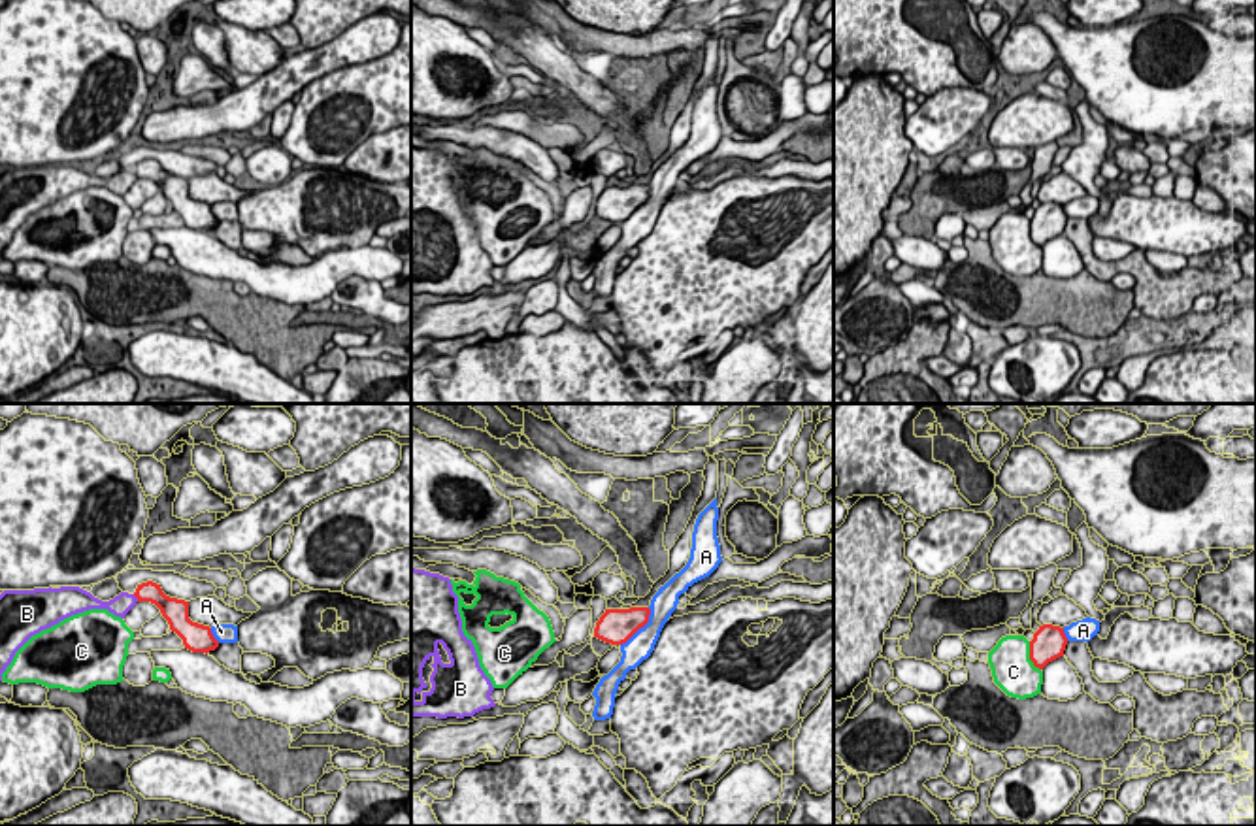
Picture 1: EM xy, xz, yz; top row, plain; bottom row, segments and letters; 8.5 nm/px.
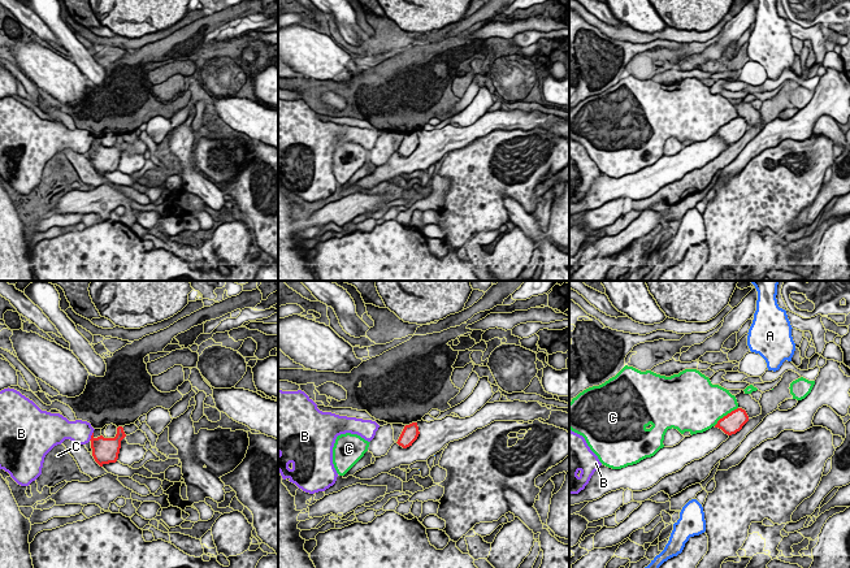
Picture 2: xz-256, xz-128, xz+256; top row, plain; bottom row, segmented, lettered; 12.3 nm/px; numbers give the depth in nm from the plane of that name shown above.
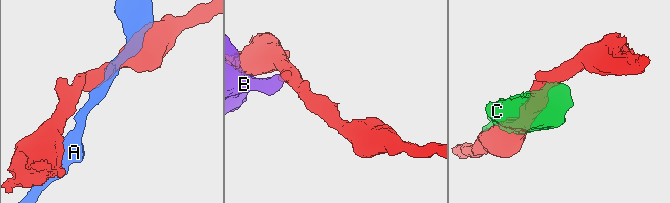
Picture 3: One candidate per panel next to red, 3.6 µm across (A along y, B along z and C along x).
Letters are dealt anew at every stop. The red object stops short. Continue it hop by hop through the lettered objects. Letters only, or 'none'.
none

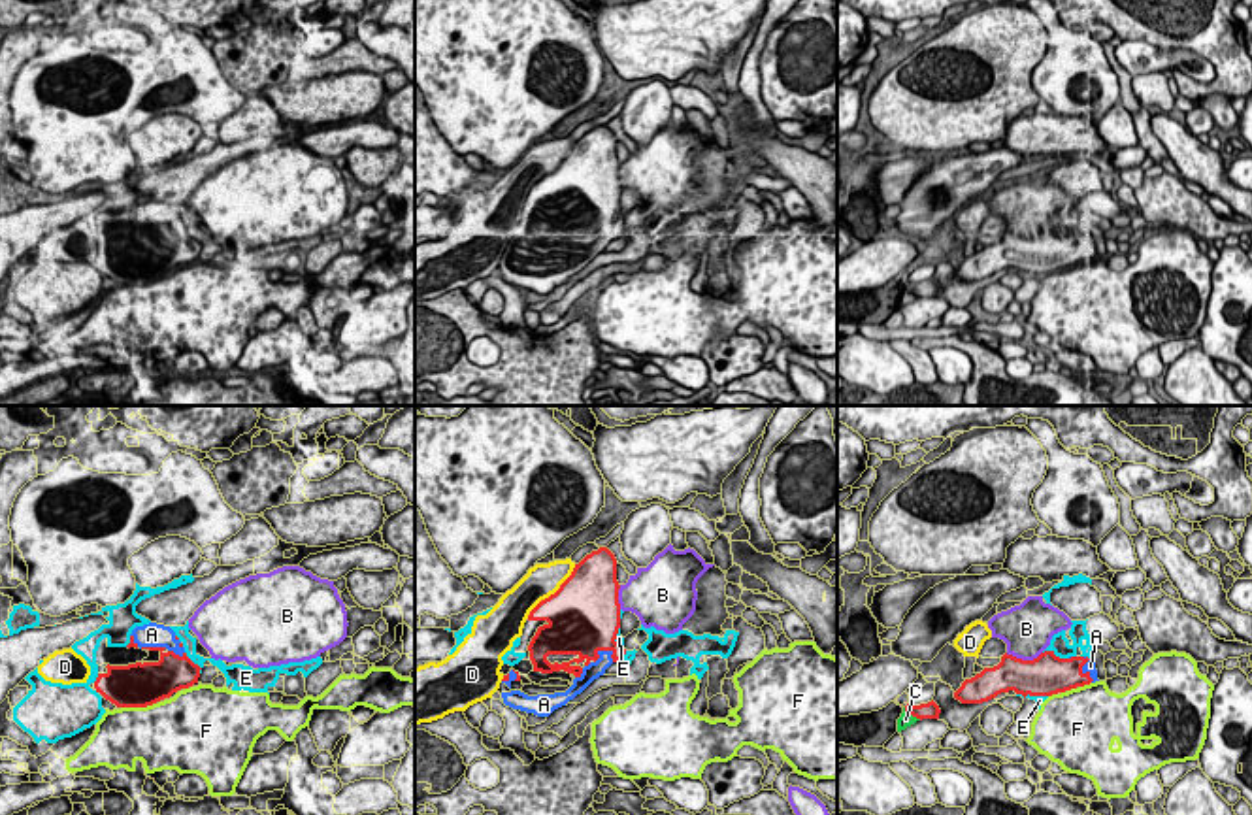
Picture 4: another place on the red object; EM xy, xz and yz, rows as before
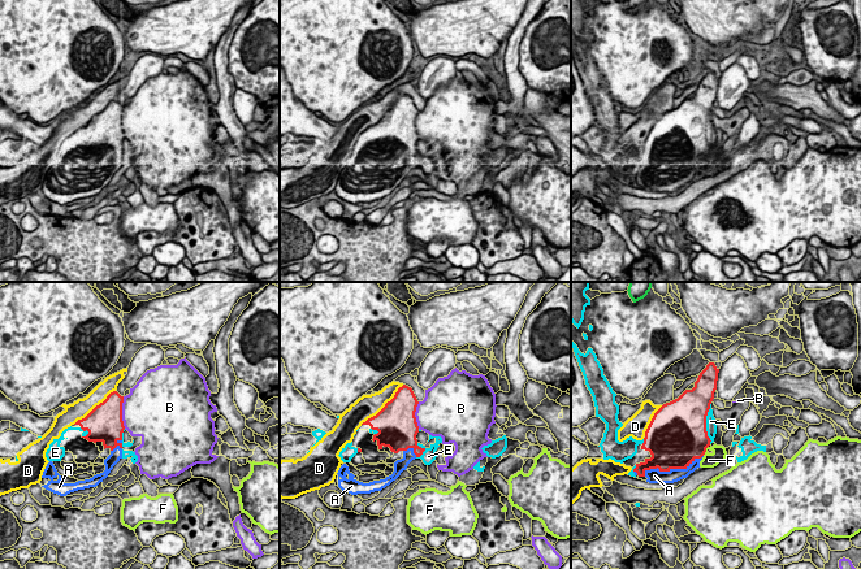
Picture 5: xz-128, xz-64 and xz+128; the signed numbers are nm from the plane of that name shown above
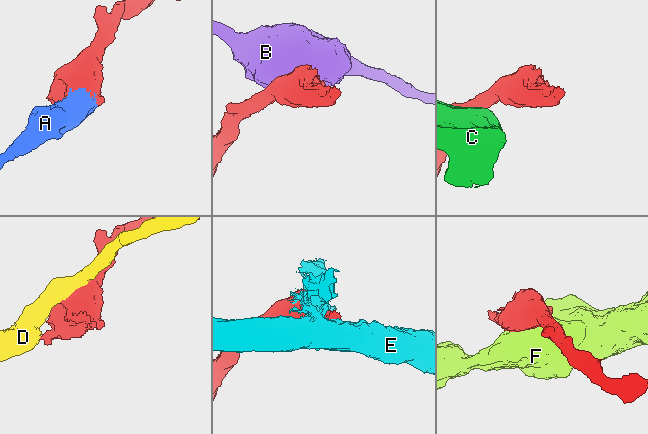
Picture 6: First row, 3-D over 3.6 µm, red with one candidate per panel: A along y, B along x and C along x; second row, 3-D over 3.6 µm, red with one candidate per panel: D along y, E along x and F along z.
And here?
A

